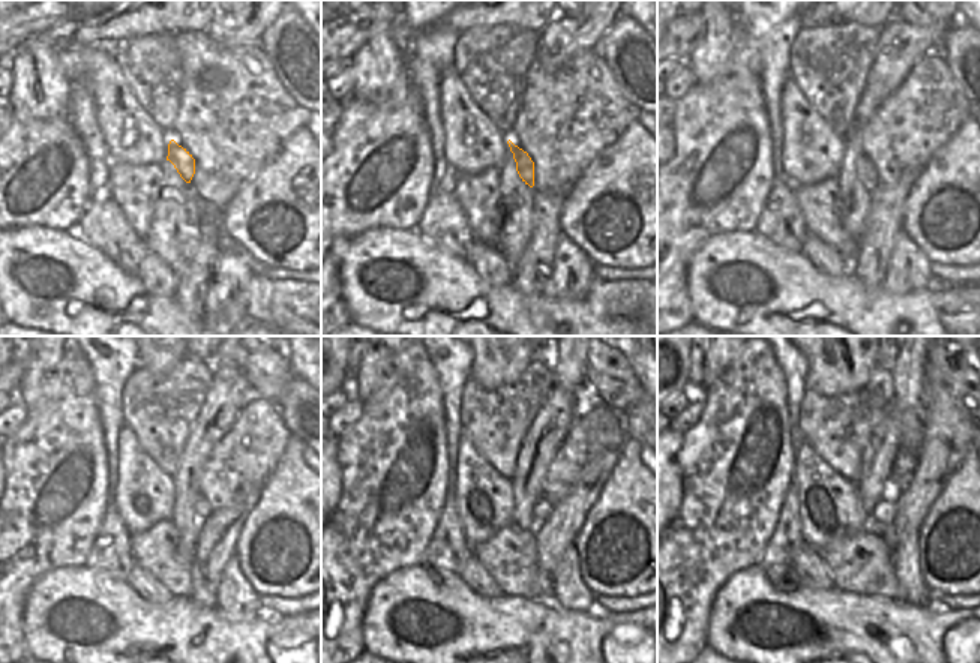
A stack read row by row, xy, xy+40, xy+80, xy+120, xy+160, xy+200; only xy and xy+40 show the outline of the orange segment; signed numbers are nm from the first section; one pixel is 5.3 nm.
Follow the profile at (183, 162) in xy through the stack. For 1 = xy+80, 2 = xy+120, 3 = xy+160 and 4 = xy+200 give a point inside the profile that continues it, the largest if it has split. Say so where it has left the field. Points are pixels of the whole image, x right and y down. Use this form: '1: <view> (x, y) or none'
1: xy+80 (866, 173)
2: xy+120 (201, 509)
3: xy+160 (542, 509)
4: xy+200 (883, 513)

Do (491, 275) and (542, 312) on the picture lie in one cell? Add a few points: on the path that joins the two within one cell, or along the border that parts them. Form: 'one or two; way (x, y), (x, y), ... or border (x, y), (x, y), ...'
two; border (474, 269), (491, 285), (509, 287)

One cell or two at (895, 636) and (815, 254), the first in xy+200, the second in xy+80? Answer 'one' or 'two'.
two

